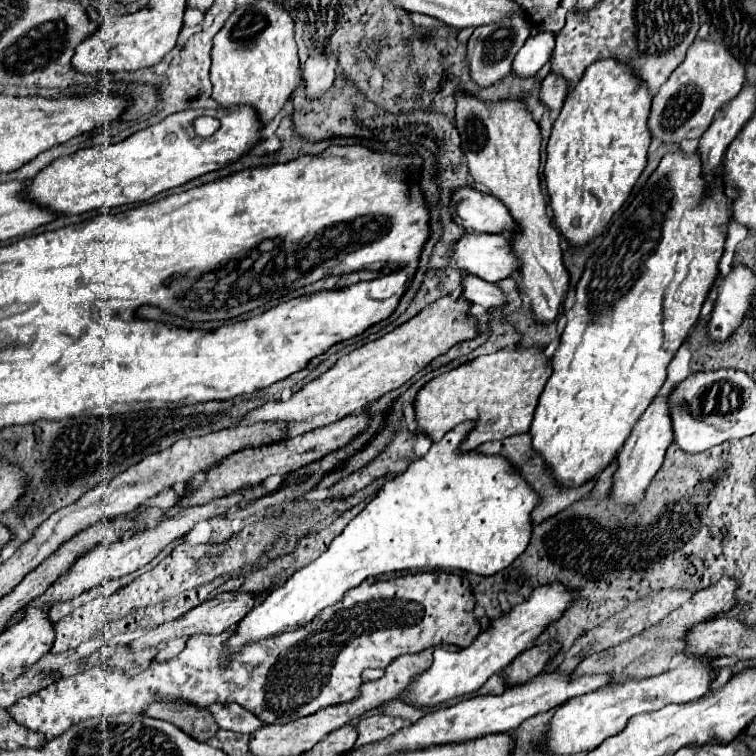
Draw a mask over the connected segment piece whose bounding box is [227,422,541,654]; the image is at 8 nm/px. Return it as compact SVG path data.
M463 422L463 424L455 426L455 428L453 428L451 432L447 432L439 442L433 442L433 446L431 446L429 452L425 454L425 458L415 460L403 474L399 474L399 476L391 478L389 482L385 482L385 484L381 486L381 490L377 492L377 496L375 496L375 498L373 498L373 500L371 500L371 502L369 502L369 504L367 504L367 506L365 506L365 508L347 524L347 526L345 526L345 530L331 542L331 546L329 546L317 560L313 560L313 562L307 564L305 568L297 570L285 584L273 588L271 594L269 594L259 606L255 606L255 608L239 622L239 626L235 628L233 636L231 636L229 642L227 642L229 654L235 652L235 650L239 650L239 646L245 646L245 644L251 642L251 640L257 642L257 640L261 640L261 638L279 636L279 634L283 634L283 632L287 632L287 630L297 630L297 628L309 624L325 606L331 606L331 604L339 602L347 590L359 586L363 580L367 580L367 578L371 578L371 576L381 576L381 574L391 574L391 572L401 572L401 570L415 570L415 568L421 568L421 570L465 570L465 572L473 572L473 574L479 574L479 576L493 576L493 574L505 570L509 564L513 564L513 560L519 558L519 556L525 552L525 548L529 546L531 530L533 530L531 512L533 512L533 508L541 502L541 496L523 480L523 476L515 470L515 466L513 466L507 458L503 458L503 456L487 456L487 454L481 454L481 452L477 452L477 450L469 450L469 452L459 450L459 448L461 448L461 442L465 440L465 436L471 432L473 426L475 426L475 422Z

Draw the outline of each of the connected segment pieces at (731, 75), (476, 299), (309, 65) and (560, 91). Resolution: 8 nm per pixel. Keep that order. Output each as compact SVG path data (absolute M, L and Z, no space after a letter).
M695 38L689 46L683 64L667 78L653 98L649 116L649 130L663 142L681 142L685 138L701 138L711 126L715 112L733 100L745 82L743 66L729 54L729 50L713 38Z
M465 276L461 286L463 286L463 296L473 304L483 306L485 310L503 308L505 302L507 302L507 298L505 298L505 294L501 292L499 286L483 282L477 276Z
M317 56L305 62L305 88L309 98L319 98L331 88L337 72L337 58Z
M549 72L547 78L543 80L543 90L541 90L541 100L551 108L551 114L553 118L559 116L559 110L563 106L563 100L567 96L567 90L569 90L569 82L555 74L555 72Z

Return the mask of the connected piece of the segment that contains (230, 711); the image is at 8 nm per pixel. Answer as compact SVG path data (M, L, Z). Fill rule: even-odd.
M215 704L207 708L215 722L223 728L223 730L231 730L231 732L239 732L239 734L251 734L257 728L261 728L259 718L255 718L249 710L241 708L239 704Z

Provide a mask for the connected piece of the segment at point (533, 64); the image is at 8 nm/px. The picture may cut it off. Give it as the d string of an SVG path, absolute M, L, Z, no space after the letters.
M541 32L531 36L529 42L517 52L513 62L513 72L517 76L533 76L541 70L541 66L549 60L549 54L555 46L555 34Z

